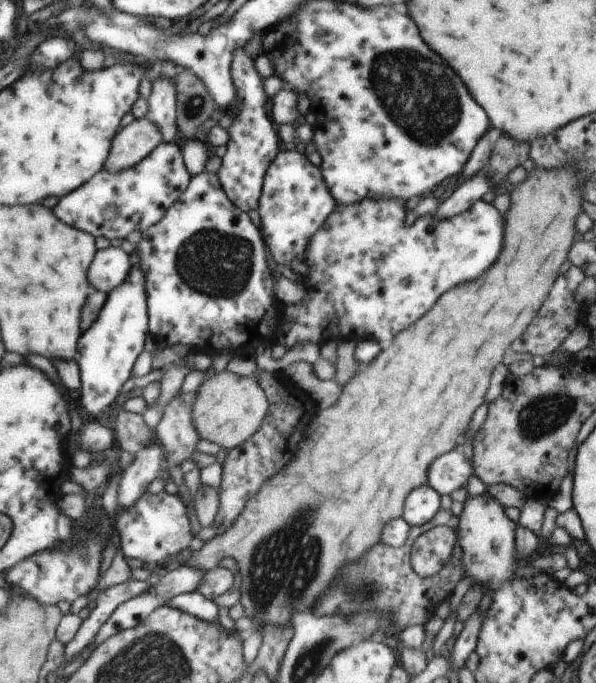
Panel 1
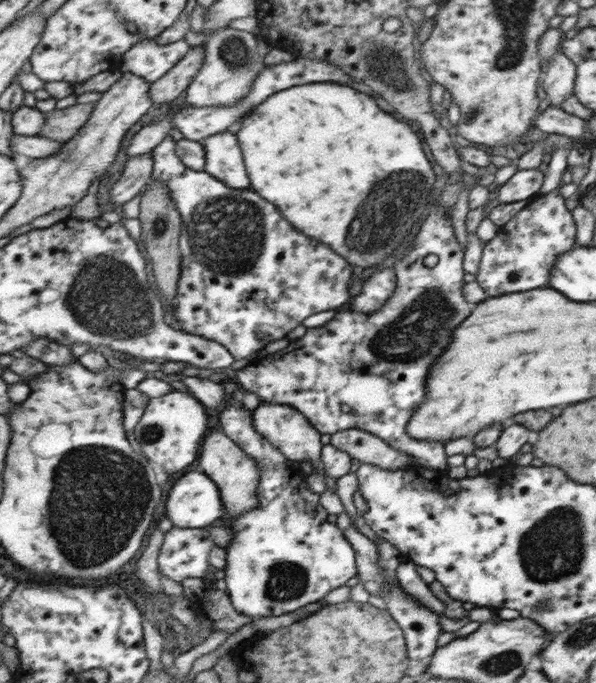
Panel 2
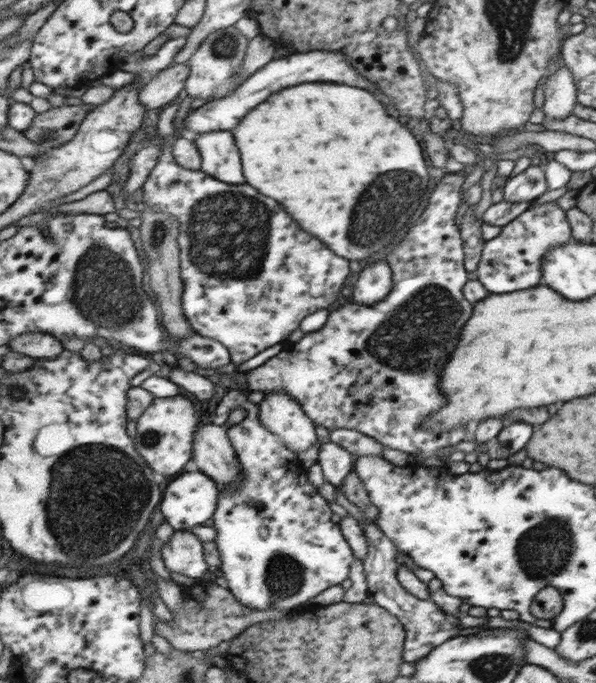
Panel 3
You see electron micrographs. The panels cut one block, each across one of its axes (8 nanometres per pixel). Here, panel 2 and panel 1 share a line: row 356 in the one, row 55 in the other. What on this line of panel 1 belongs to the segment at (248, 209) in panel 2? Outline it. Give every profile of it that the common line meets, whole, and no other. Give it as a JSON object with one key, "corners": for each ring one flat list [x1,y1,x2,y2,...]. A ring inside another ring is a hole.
{"corners":[[235,48,231,52,229,74,235,90,235,100,233,108,228,112,232,121,226,129,228,140,216,176,227,198,237,208,249,212,257,209,263,176,273,158,281,150,286,150,285,142,281,141,280,131,273,128,277,126,277,122,273,122,273,102,269,97,269,90,265,90,262,85,266,78,255,72,253,59,246,55,243,48]]}

